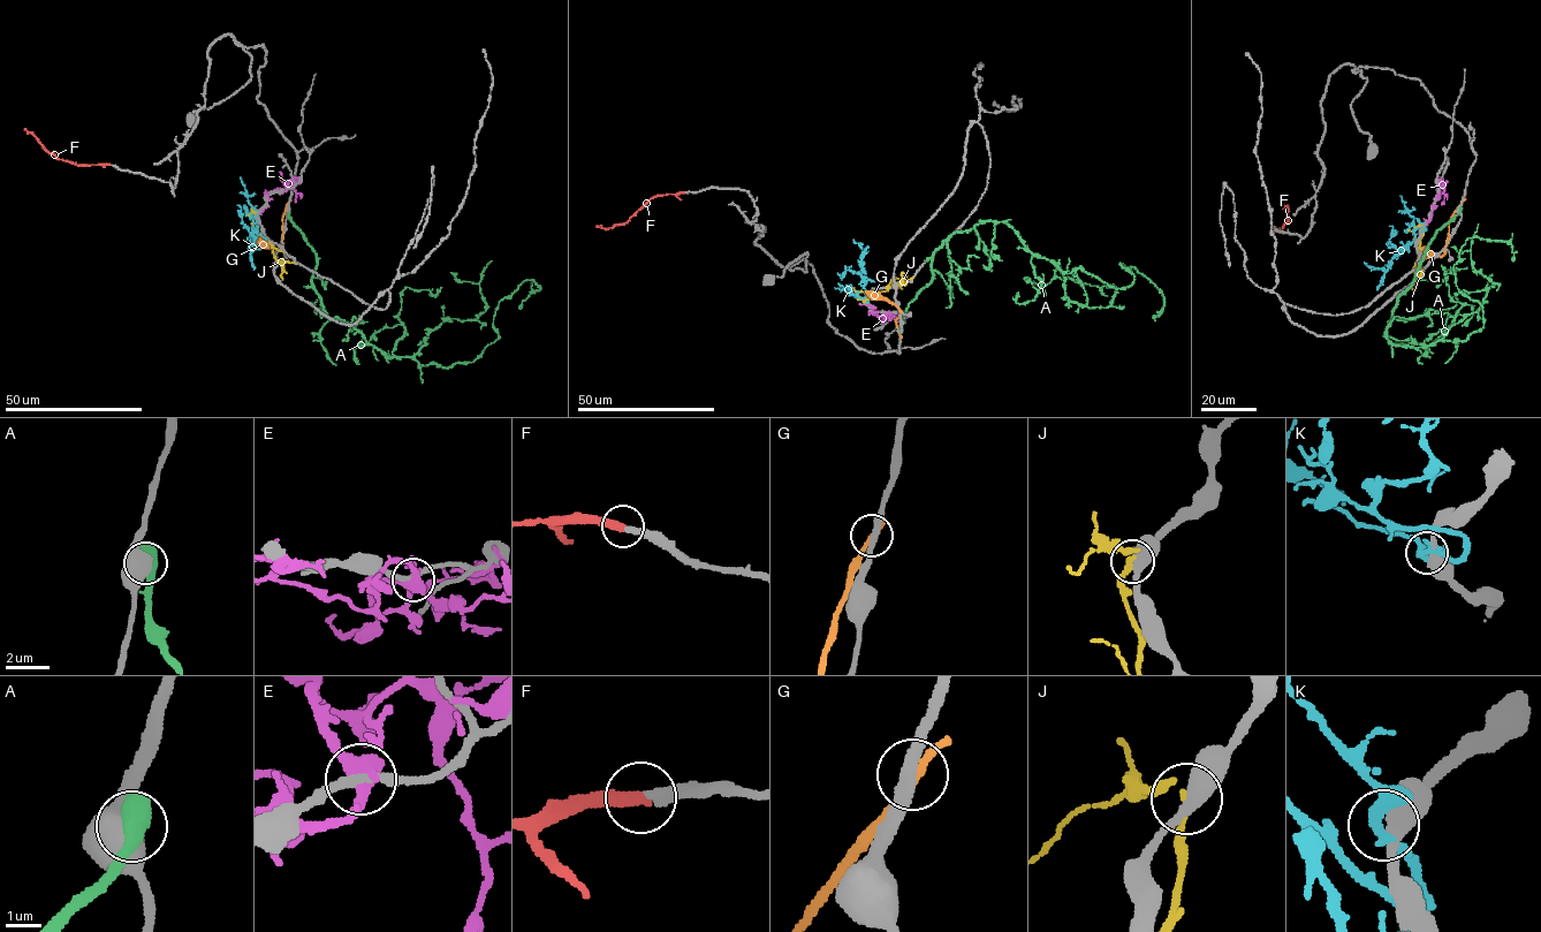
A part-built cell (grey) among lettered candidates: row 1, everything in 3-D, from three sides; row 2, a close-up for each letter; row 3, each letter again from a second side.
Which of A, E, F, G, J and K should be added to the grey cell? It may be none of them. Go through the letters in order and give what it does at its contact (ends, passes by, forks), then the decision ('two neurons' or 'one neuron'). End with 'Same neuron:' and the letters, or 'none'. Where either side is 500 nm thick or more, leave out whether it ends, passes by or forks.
A: two neurons
E: it passes by; two neurons
F: it ends there; one neuron
G: it passes by; two neurons
J: it passes by; two neurons
K: it forks there; two neurons
Same neuron: F

